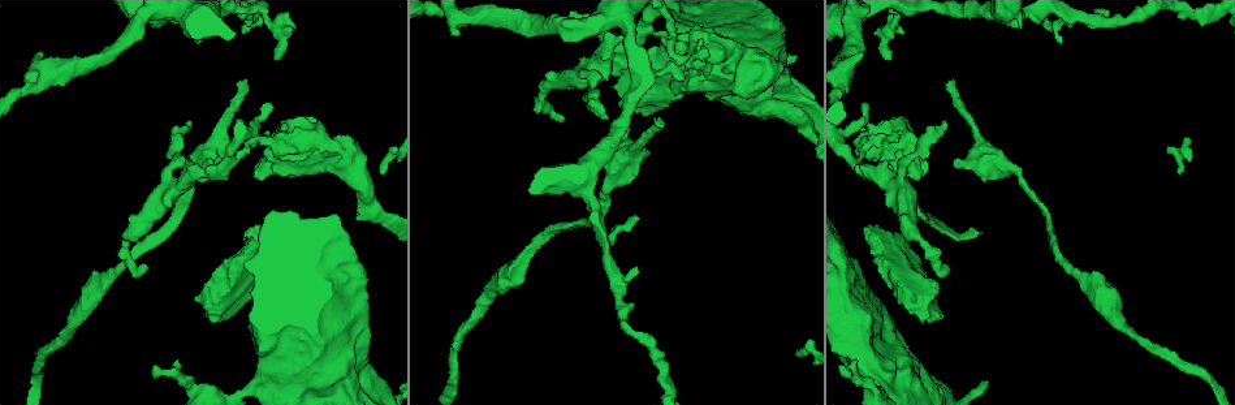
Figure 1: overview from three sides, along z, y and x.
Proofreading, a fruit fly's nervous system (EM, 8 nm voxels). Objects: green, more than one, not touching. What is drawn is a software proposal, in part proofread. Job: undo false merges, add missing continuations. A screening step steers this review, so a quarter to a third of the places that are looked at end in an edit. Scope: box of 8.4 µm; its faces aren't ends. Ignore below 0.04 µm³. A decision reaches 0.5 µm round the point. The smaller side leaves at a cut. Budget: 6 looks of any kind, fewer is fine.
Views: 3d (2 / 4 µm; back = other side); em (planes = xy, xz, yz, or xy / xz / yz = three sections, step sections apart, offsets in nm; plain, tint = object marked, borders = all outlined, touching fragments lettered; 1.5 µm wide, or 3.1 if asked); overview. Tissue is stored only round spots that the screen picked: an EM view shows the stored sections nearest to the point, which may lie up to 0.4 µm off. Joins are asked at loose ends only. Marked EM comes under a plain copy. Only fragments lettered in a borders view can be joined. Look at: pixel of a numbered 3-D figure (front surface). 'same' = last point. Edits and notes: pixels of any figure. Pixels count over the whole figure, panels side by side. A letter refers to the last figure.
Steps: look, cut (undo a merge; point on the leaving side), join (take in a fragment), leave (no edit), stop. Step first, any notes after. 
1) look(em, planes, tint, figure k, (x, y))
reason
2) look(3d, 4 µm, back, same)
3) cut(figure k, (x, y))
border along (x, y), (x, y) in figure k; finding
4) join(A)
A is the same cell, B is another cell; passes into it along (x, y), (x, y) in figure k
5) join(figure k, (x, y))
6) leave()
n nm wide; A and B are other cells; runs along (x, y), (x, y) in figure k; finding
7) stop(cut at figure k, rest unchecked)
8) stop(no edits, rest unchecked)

look(3d, 4 µm, figure 1, (244, 80))
tapers out

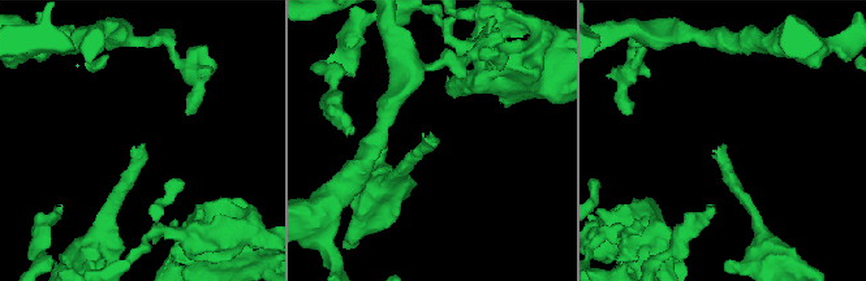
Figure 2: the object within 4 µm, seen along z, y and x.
look(em, xz, step 8, borders, figure 2, (435, 146))

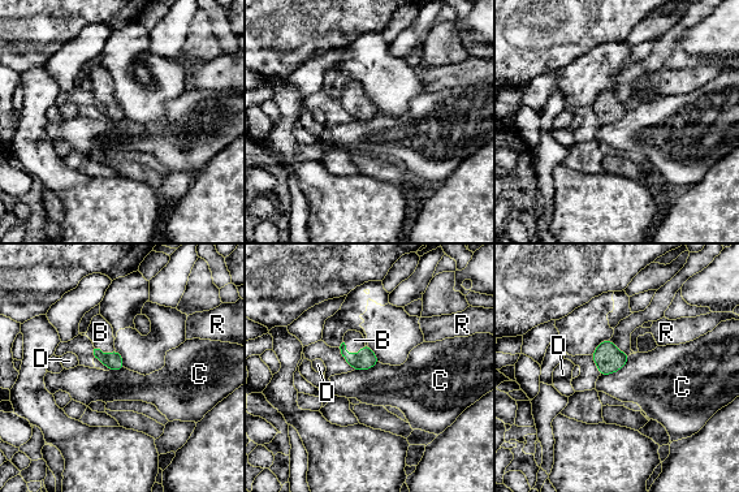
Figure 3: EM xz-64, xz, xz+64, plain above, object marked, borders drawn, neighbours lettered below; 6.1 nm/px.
join(B)
B is the same cell, C, D and R are other cells; the neuron continues

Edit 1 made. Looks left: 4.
look(em, planes, borders, figure 1, (610, 184))
sudden change in width

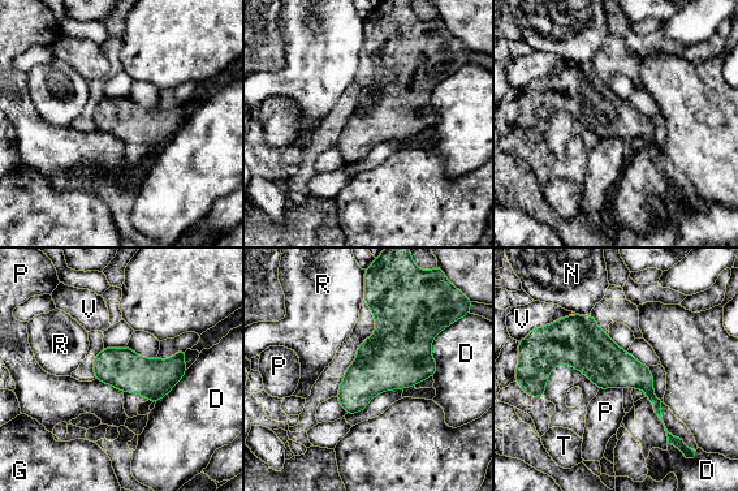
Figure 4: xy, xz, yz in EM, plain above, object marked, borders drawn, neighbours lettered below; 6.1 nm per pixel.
leave()
D touches over 300 nm; D, G, N, P, R, T and V are other cells; continuous, no second neuron

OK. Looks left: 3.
look(overview)
redraw

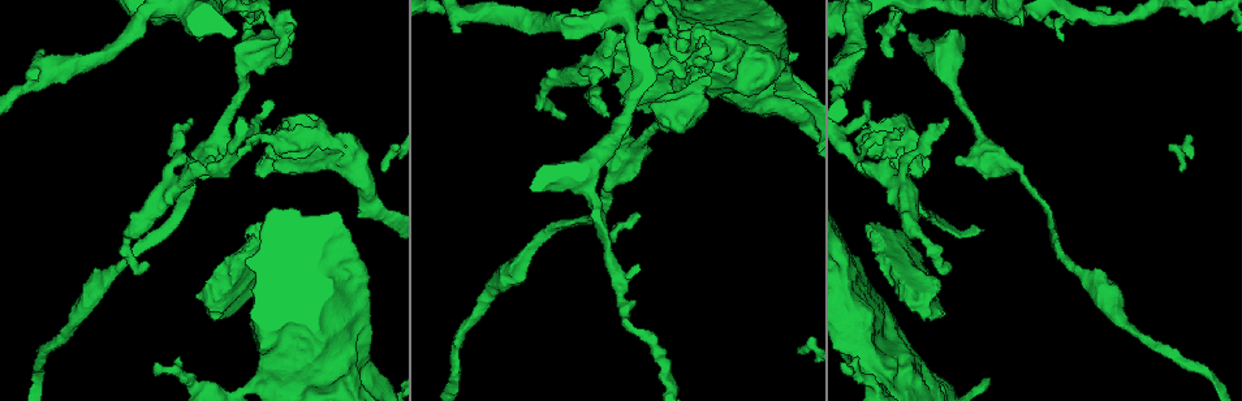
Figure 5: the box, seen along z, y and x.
look(em, planes, borders, figure 5, (277, 141))
calibre changes

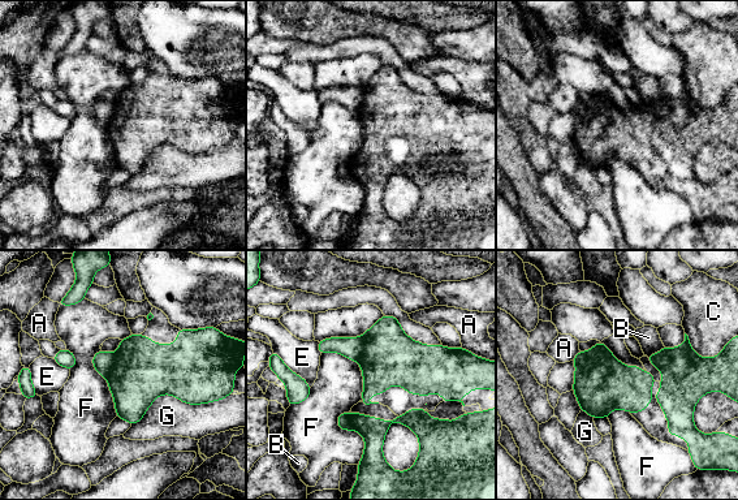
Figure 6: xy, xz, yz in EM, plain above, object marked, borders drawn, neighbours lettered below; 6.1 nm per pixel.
cut(figure 6, (389, 357))
G touches over 480 nm; A, B, C, E, F and G are other cells; border along (362, 337), (363, 347), (358, 360) in figure 6; a second neuron is stuck on

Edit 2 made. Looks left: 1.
stop(join at figure 3, cut at figure 6, rest unchecked)

